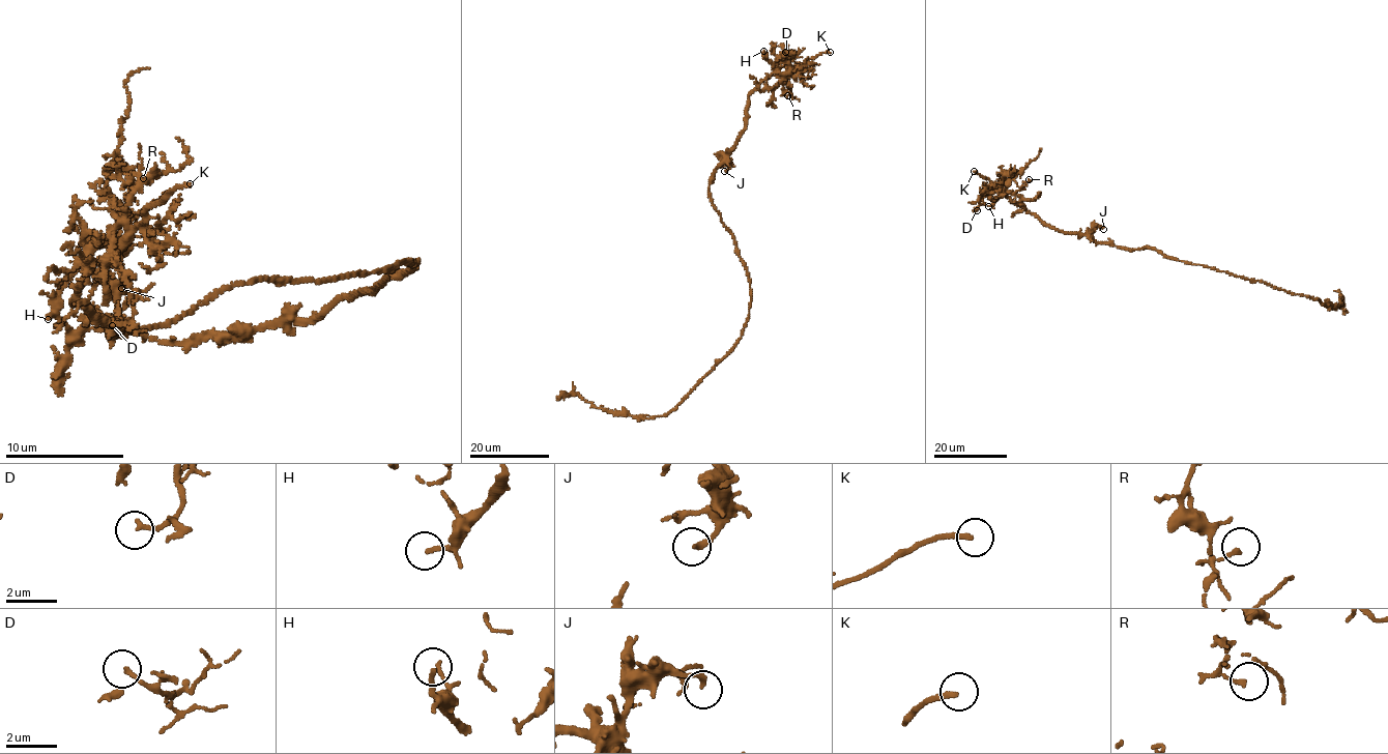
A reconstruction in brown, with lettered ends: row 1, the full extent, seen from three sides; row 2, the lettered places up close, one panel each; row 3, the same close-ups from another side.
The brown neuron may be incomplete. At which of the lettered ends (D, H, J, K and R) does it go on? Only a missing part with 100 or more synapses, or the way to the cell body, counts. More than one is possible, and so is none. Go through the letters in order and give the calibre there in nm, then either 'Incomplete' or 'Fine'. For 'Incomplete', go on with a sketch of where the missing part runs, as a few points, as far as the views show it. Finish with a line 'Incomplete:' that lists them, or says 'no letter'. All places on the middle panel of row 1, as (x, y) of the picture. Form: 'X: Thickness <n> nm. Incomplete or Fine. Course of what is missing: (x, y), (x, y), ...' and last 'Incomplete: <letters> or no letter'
D: Thickness 160 nm. Fine
H: Thickness 180 nm. Fine
J: Thickness 200 nm. Fine
K: Thickness 200 nm. Incomplete. Course of what is missing: (830, 52), (832, 55), (830, 41), (796, 54), (813, 25), (807, 18), (811, 17)
R: Thickness 150 nm. Fine
Incomplete: K

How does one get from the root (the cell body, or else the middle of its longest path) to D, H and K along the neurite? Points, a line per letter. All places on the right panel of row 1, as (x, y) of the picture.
D: (1163, 256), (1146, 247), (1130, 250), (1117, 248), (1046, 226), (1008, 198), (1001, 184), (982, 193), (977, 210)
H: (1163, 256), (1146, 247), (1117, 248), (1046, 226), (1005, 191), (988, 206)
K: (1163, 256), (1146, 247), (1130, 250), (1117, 248), (1046, 226), (1012, 202), (1002, 189), (974, 171)

